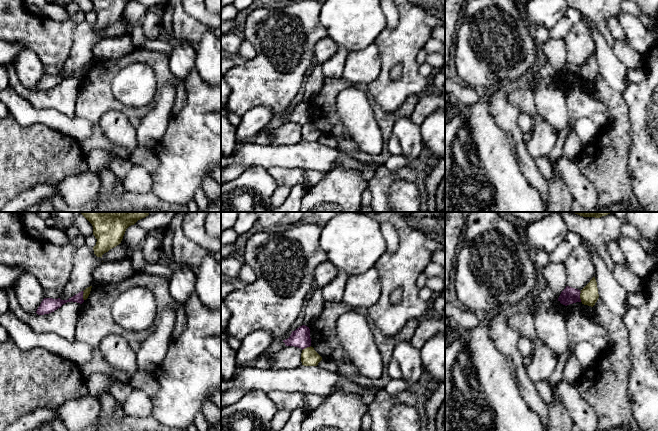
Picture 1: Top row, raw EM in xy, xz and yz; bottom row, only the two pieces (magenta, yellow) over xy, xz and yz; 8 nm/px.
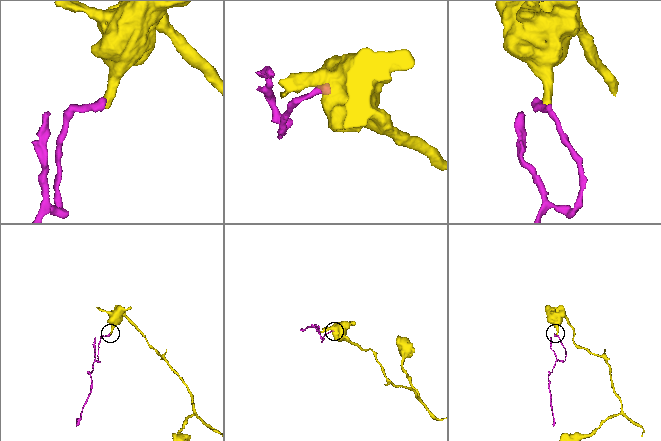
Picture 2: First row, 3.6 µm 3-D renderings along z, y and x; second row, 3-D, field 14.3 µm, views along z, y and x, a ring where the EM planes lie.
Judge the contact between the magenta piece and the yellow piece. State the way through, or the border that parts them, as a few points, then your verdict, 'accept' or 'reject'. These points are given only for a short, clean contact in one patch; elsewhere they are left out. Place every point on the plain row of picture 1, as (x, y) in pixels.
along yz (579, 67), (581, 77) | reject

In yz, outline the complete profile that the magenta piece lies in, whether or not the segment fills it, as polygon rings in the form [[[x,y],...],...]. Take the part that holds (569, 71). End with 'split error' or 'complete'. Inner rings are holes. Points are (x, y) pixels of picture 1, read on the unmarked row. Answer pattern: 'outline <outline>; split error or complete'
outline [[[566,62],[566,64],[561,68],[558,77],[565,82],[581,78],[580,69],[580,66]]]; complete

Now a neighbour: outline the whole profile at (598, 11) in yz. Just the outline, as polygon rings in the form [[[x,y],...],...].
[[[567,0],[570,6],[583,16],[593,21],[609,46],[613,46],[614,38],[607,28],[607,19],[617,17],[621,12],[620,4],[624,0]]]

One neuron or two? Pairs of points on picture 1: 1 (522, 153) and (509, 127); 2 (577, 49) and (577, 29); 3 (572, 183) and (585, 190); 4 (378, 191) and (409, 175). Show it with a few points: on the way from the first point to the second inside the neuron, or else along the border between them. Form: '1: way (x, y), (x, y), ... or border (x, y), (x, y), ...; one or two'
1: way (519, 147), (513, 133); one
2: way (577, 44), (577, 34); one
3: way (575, 183), (582, 189); one
4: way (386, 183), (393, 176), (401, 175); one

